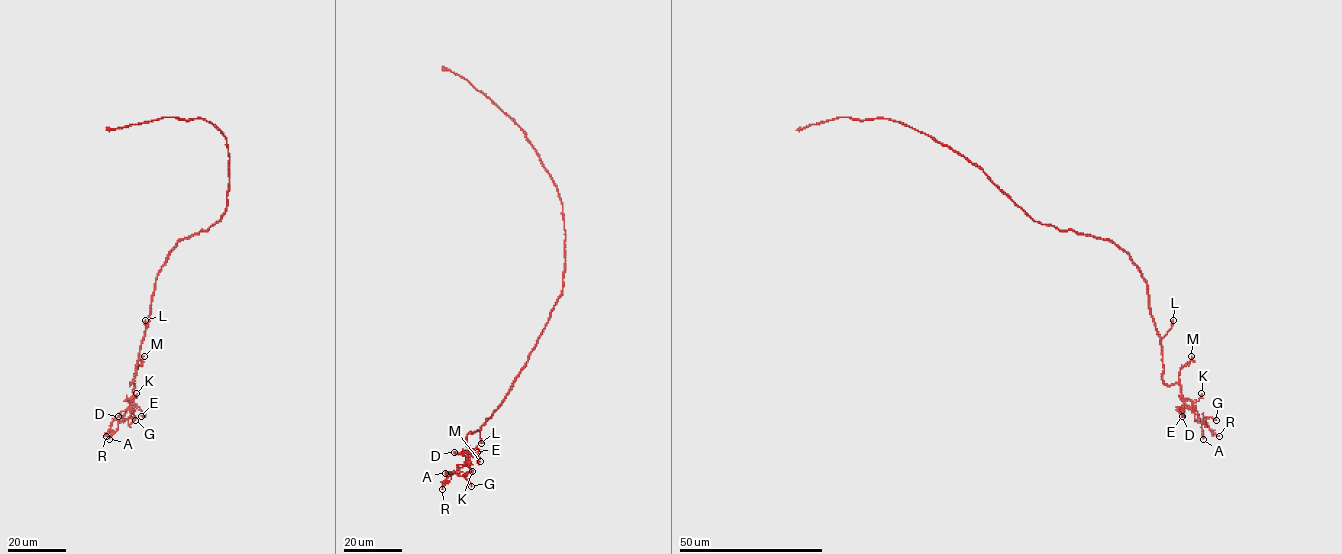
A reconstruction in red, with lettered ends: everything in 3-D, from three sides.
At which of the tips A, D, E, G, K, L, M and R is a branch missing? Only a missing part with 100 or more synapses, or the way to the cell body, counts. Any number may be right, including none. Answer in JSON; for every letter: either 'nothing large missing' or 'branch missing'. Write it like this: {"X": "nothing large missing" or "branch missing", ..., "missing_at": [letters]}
{"A": "nothing large missing", "D": "nothing large missing", "E": "nothing large missing", "G": "nothing large missing", "K": "nothing large missing", "L": "nothing large missing", "M": "nothing large missing", "R": "nothing large missing", "missing_at": []}

